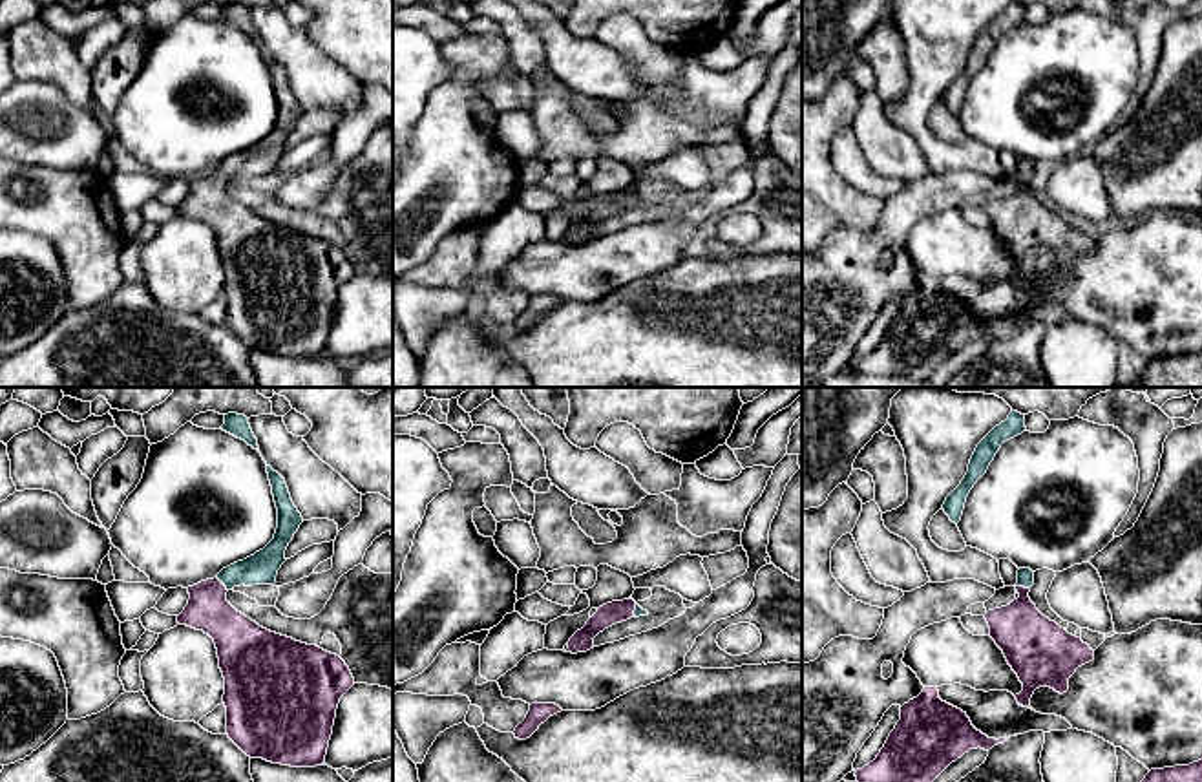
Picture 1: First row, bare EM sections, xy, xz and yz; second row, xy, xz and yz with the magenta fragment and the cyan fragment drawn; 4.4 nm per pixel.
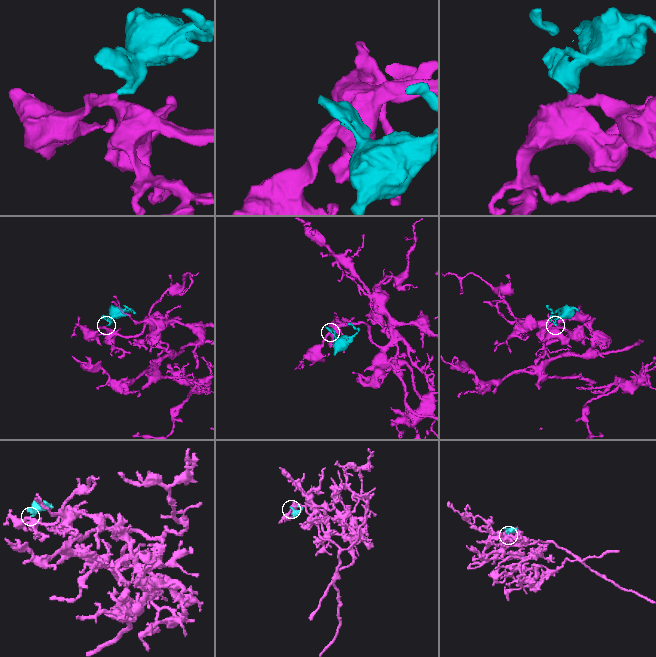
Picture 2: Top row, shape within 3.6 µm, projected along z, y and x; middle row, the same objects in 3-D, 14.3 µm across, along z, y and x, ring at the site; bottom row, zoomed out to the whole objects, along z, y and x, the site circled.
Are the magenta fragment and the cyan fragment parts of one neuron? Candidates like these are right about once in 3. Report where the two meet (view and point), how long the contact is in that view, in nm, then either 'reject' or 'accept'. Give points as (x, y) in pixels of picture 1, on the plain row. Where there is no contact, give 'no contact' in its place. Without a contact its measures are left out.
meets magenta in xy at (221, 174); contact 90 nm long; accept

